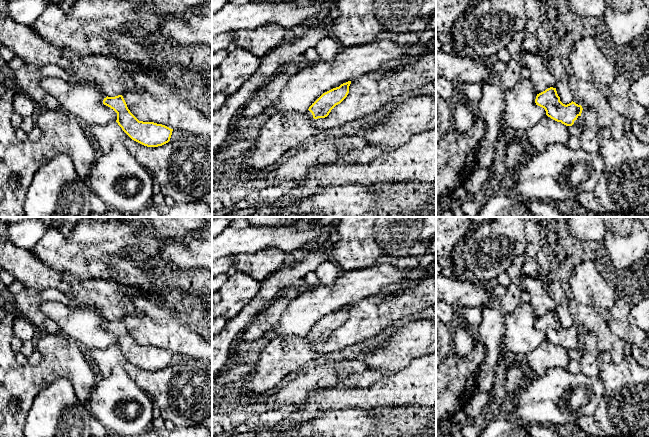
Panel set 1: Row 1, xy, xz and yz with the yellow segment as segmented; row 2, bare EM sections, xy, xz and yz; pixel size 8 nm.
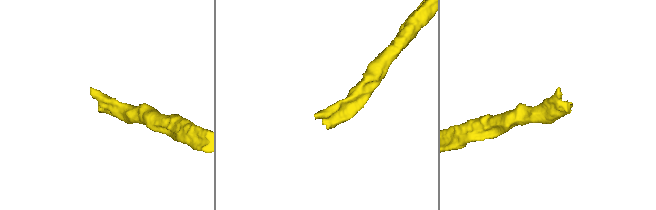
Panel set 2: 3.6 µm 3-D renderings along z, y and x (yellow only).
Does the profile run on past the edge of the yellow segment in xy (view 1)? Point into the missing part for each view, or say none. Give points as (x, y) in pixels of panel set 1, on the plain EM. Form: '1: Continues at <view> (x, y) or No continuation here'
1: No continuation here

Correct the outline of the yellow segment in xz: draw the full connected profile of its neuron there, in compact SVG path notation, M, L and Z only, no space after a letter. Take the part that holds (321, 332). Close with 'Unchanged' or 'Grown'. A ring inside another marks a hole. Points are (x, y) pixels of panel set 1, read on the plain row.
M348 305L323 317L306 336L288 334L271 340L260 353L258 361L252 366L248 376L240 384L244 400L263 398L266 392L276 388L287 375L301 370L307 362L324 359L324 354L317 354L312 350L312 344L327 341L331 334L347 321L350 308L351 305Z. Grown

